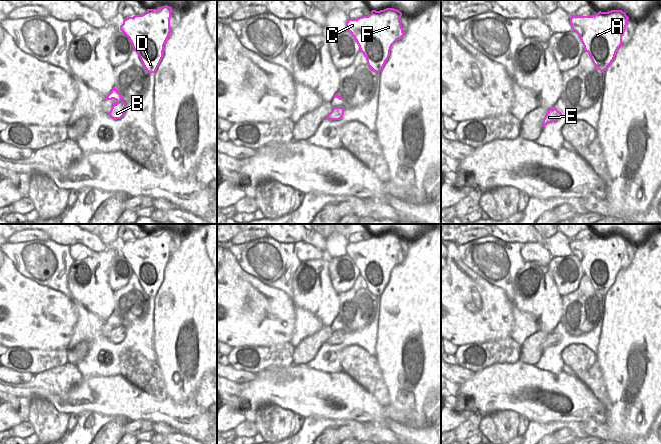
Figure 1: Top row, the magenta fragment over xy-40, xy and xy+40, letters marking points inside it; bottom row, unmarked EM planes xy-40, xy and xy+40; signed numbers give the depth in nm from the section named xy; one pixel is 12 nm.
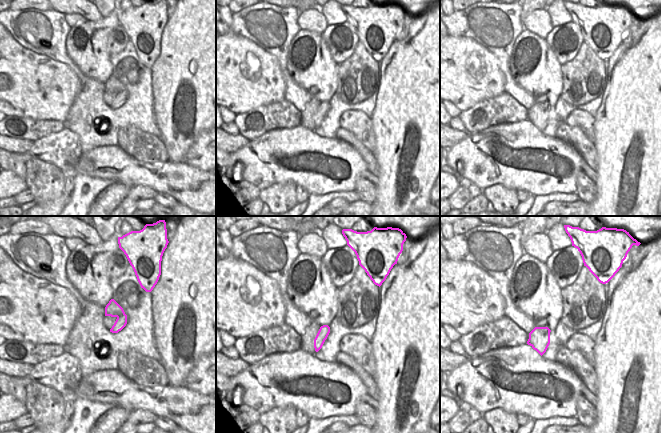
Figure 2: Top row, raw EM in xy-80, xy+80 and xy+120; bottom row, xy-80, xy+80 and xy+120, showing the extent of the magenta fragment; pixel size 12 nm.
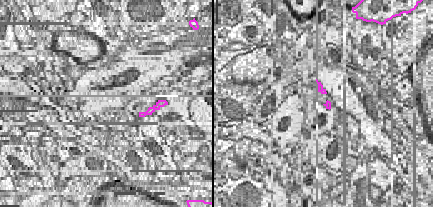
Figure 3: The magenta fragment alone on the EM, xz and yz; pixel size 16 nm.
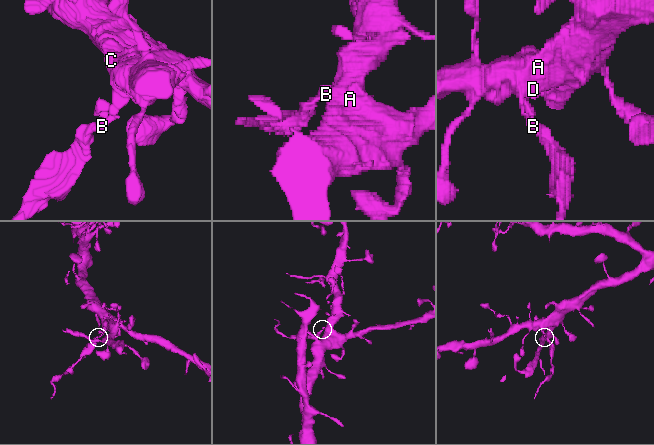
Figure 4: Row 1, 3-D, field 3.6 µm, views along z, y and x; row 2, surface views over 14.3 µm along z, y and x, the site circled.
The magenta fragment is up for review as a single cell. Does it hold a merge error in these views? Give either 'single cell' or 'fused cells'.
fused cells

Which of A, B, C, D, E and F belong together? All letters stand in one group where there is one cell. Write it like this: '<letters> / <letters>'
A B C D F / E

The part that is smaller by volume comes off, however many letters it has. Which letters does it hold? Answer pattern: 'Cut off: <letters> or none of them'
Cut off: E

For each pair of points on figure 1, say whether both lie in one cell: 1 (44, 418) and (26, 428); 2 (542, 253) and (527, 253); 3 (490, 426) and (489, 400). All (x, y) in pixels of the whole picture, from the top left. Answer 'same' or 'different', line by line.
1: different
2: same
3: different

